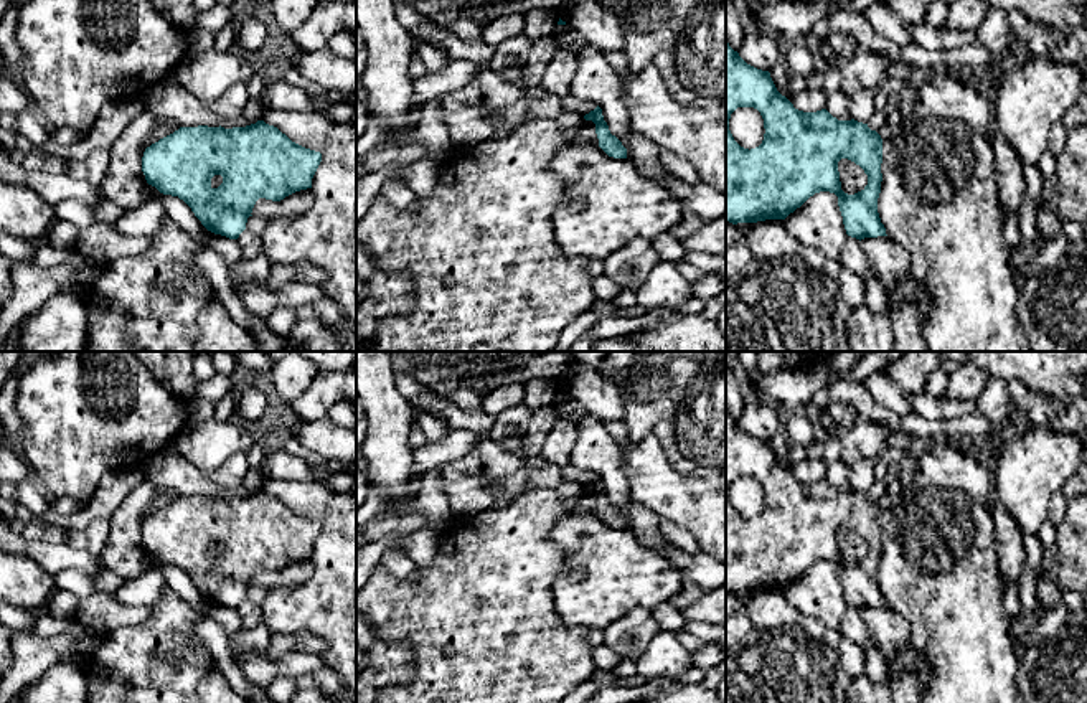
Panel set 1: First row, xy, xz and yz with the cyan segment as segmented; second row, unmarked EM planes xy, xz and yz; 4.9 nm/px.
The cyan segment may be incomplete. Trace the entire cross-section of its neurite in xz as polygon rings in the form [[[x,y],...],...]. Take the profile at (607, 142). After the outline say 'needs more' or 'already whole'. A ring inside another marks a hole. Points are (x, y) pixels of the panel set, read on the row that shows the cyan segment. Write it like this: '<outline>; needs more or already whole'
[[[597,106],[594,111],[584,116],[586,120],[595,124],[595,134],[599,139],[599,147],[614,158],[627,158],[627,149],[622,142],[610,134],[607,122],[604,120],[602,109]]]; already whole

